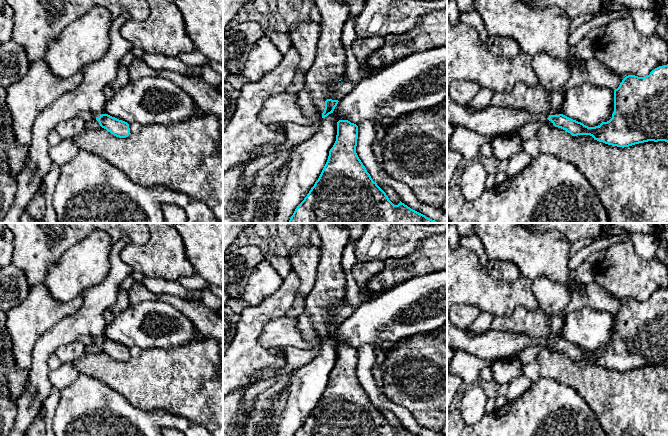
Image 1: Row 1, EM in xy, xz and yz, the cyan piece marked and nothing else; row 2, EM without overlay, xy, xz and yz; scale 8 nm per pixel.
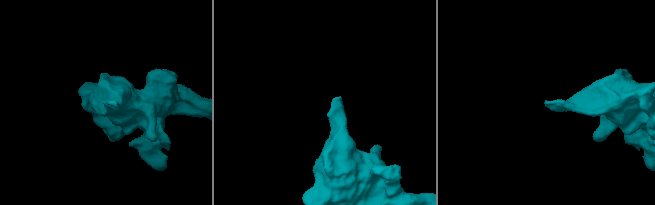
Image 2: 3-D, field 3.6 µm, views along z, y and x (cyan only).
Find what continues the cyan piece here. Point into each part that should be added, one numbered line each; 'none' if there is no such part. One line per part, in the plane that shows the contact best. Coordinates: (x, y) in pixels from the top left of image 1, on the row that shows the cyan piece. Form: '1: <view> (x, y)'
1: yz (493, 121)

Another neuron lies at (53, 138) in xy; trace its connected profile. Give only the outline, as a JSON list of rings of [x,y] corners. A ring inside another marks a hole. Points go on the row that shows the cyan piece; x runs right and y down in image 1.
[[[52,130],[48,134],[47,141],[49,147],[54,147],[62,141],[62,138],[58,135],[58,133],[55,130]]]

